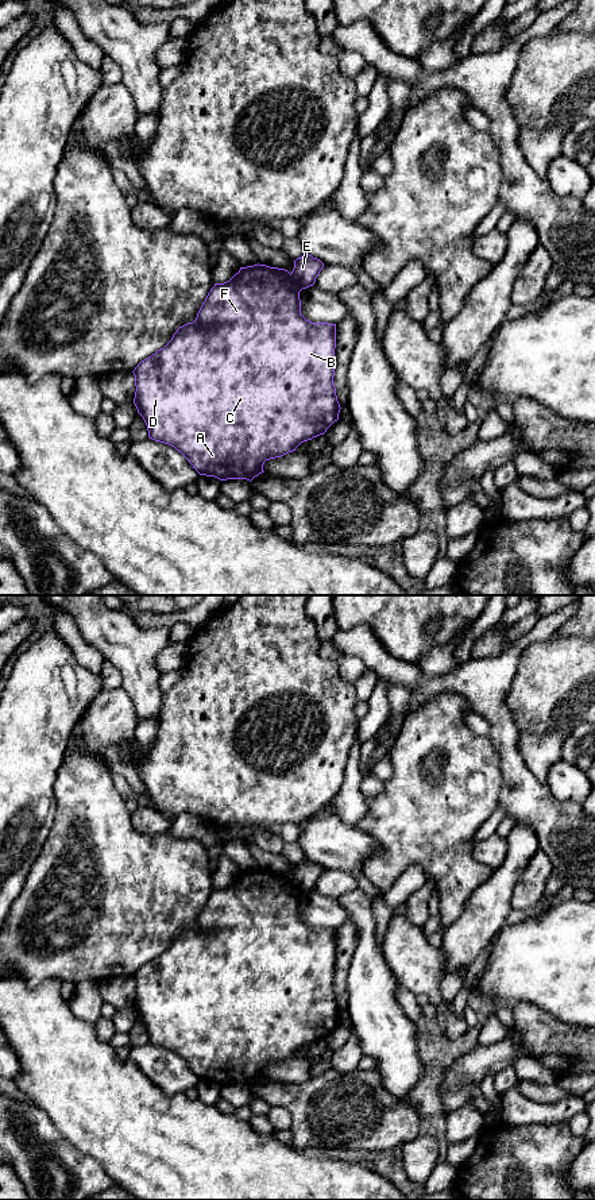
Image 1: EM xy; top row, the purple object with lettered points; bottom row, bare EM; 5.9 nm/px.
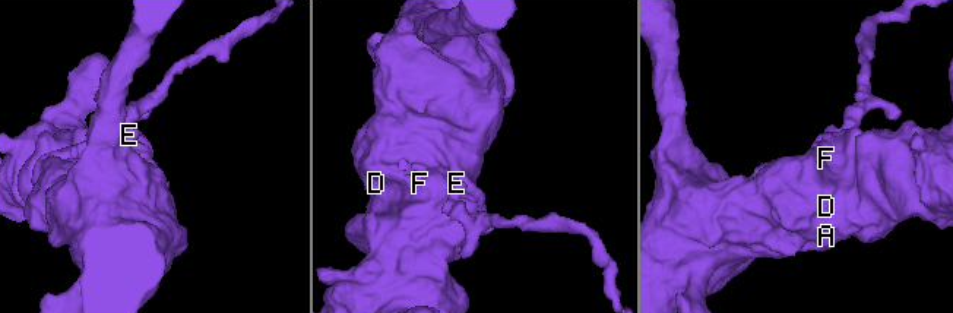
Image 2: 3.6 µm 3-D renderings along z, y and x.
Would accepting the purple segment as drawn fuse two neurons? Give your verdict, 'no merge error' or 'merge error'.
merge error

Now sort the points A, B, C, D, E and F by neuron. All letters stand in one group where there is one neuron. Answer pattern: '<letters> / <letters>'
A B C D F / E

